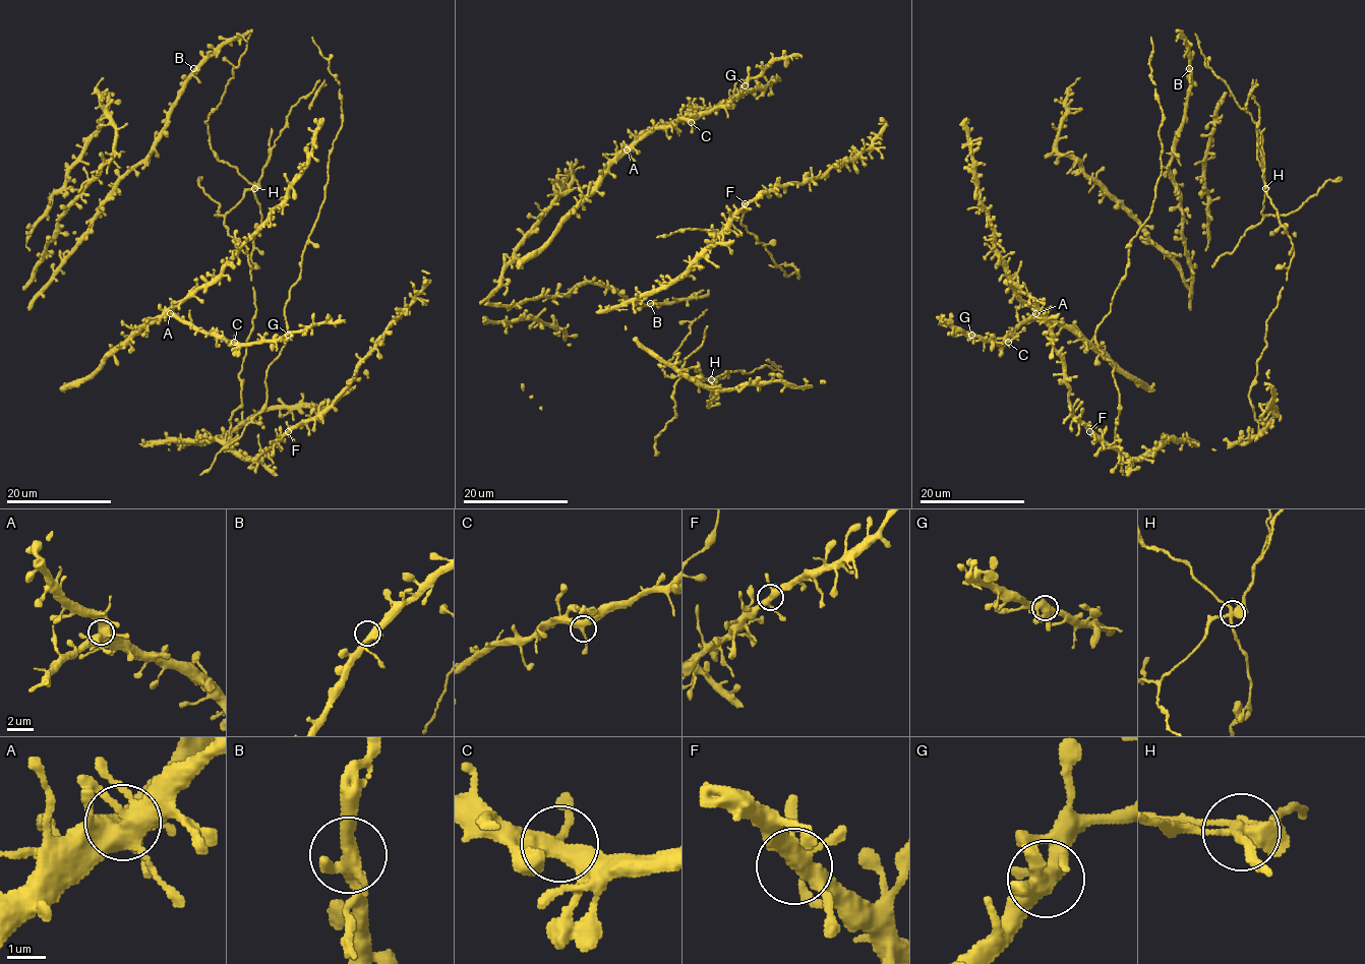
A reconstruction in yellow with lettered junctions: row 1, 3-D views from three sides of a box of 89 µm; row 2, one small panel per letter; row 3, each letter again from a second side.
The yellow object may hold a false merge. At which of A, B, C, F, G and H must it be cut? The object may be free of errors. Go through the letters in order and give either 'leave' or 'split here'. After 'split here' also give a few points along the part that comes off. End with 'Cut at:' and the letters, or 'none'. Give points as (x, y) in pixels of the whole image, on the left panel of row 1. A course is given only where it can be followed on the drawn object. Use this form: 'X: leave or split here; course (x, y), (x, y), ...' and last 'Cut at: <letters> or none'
A: leave
B: leave
C: leave
F: leave
G: leave
H: split here; course (253, 188), (289, 111), (313, 93), (309, 109)
Cut at: H

